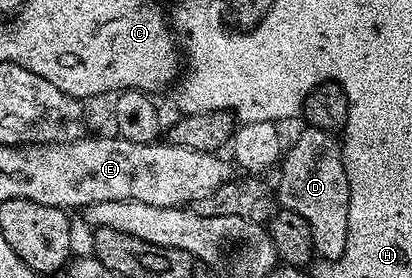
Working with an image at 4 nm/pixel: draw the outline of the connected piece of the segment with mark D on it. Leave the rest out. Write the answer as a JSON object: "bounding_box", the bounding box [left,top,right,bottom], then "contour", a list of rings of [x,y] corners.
{"bounding_box":[275,128,349,262],"contour":[[[305,128],[290,146],[288,143],[279,163],[280,170],[281,179],[277,186],[275,184],[276,201],[284,209],[307,220],[318,259],[326,262],[339,260],[347,244],[349,185],[338,139],[325,130]]]}

